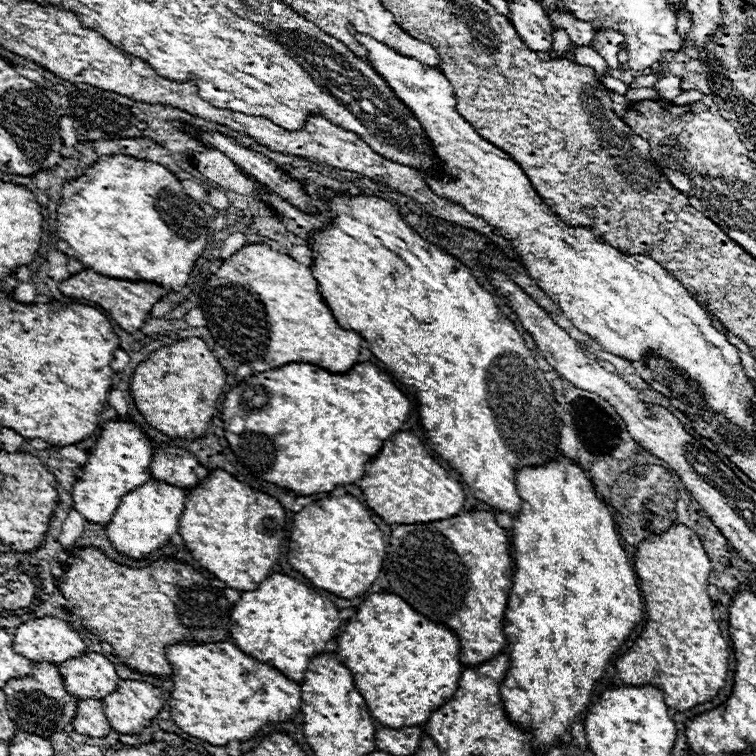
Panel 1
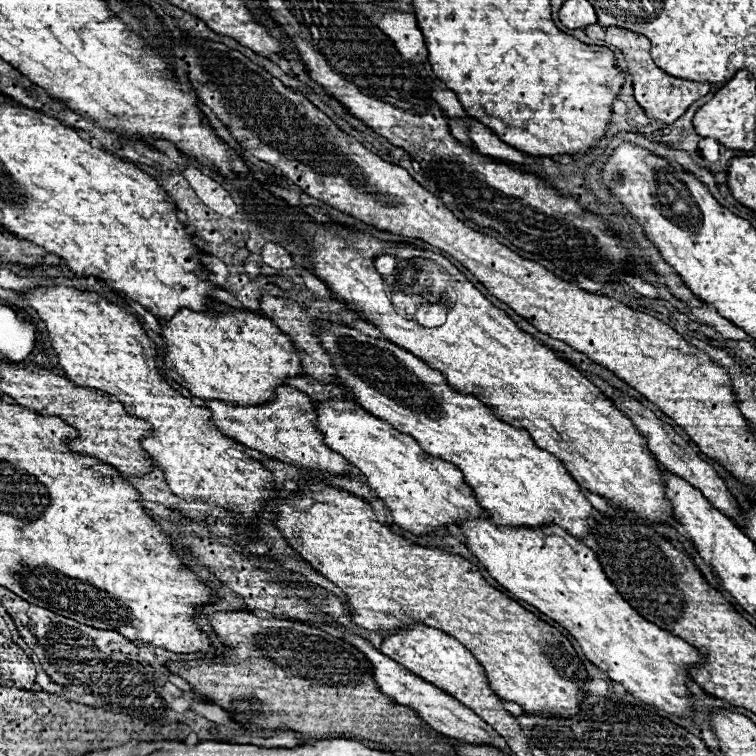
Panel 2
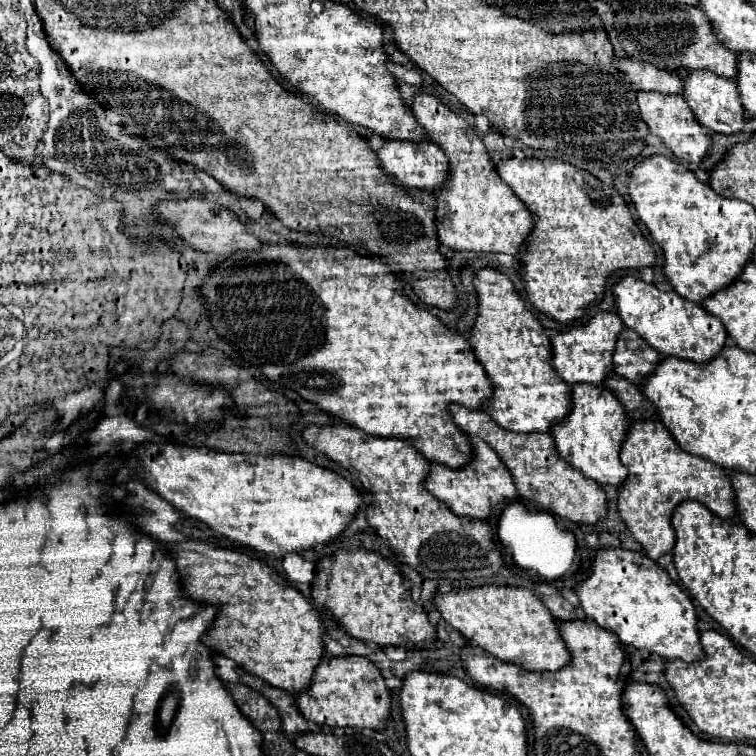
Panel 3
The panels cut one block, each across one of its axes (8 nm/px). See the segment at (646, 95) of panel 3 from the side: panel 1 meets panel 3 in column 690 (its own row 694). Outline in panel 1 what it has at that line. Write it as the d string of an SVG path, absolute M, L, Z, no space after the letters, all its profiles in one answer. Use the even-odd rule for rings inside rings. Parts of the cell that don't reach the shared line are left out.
M122 680L118 690L108 694L102 704L114 732L138 734L158 716L164 706L164 696L148 682Z

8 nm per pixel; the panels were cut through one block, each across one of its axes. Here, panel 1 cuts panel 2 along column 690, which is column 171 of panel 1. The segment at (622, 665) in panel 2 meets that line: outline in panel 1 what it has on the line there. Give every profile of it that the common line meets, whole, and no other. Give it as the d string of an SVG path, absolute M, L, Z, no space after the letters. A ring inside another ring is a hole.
M216 642L216 644L204 644L204 646L174 644L166 648L166 658L174 670L174 676L172 676L174 692L172 692L172 698L168 700L172 720L186 734L200 738L212 746L224 746L232 740L246 742L250 738L256 738L264 726L294 720L300 712L300 706L302 706L300 686L288 680L276 668L270 668L268 664L260 664L254 658L246 656L238 646L230 642Z

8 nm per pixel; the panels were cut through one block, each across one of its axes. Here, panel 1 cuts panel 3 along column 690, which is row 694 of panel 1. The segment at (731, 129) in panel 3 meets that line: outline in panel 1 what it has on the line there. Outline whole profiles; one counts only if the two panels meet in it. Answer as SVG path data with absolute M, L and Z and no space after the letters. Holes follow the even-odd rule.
M96 652L62 662L58 670L66 682L66 690L78 700L102 700L120 684L114 664Z

